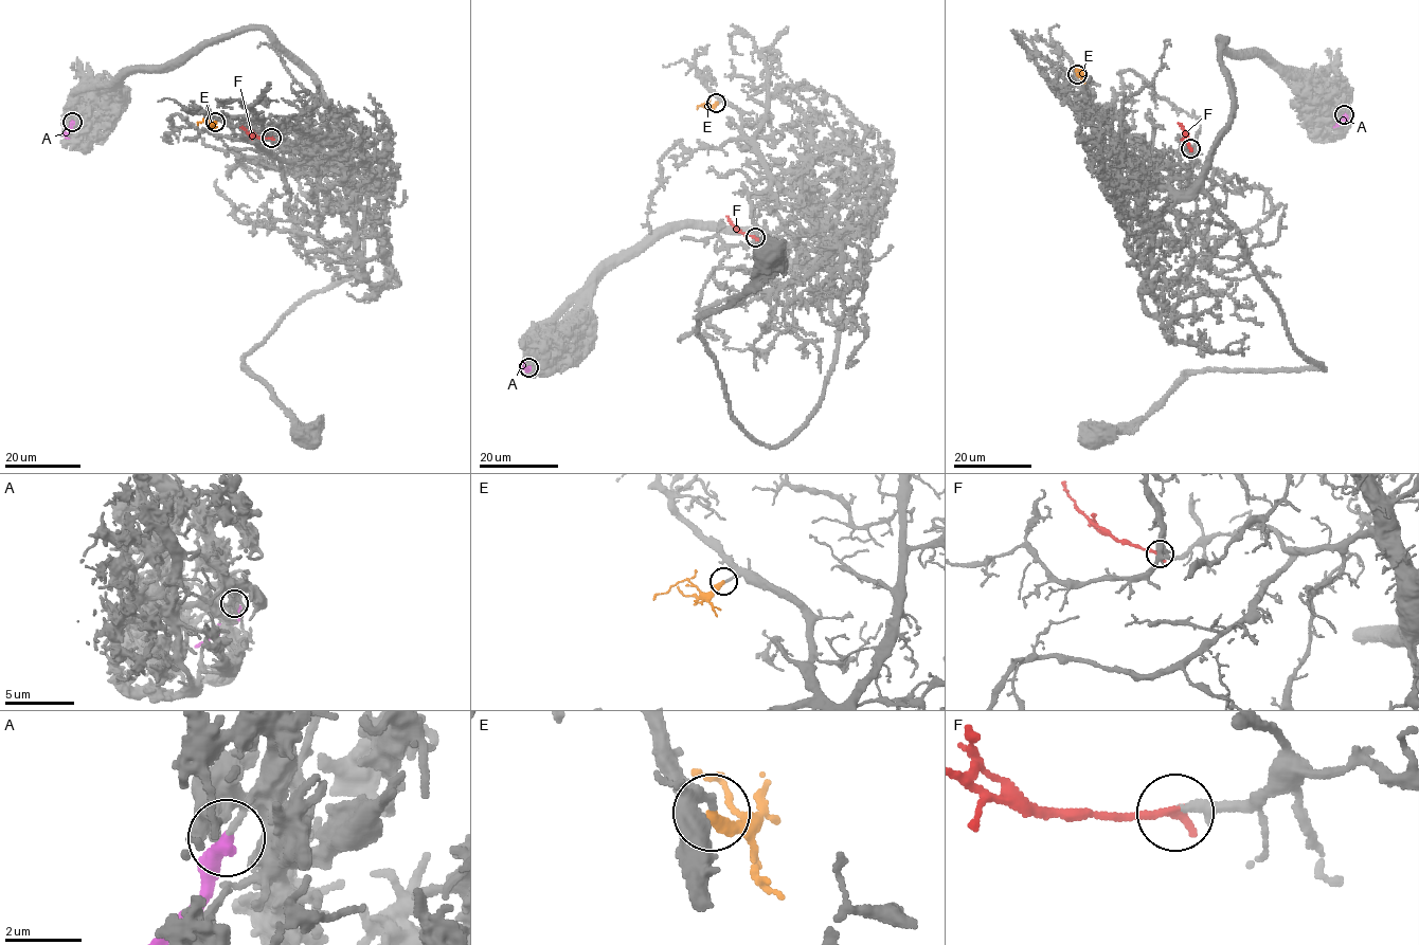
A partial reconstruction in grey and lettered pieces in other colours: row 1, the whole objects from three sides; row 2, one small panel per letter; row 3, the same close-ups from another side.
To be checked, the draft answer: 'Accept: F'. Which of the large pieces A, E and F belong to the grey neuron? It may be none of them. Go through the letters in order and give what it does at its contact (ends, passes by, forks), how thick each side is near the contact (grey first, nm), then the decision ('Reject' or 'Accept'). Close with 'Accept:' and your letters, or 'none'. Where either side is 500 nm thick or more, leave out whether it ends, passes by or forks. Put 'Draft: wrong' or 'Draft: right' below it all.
A: It ends there. Thickness 340 nm (grey) against 440 nm. Reject
E: It ends there. Thickness 180 nm (grey) against 340 nm. Accept
F: It ends there. Thickness 240 nm (grey) against 280 nm. Accept
Accept: E, F
Draft: wrong

